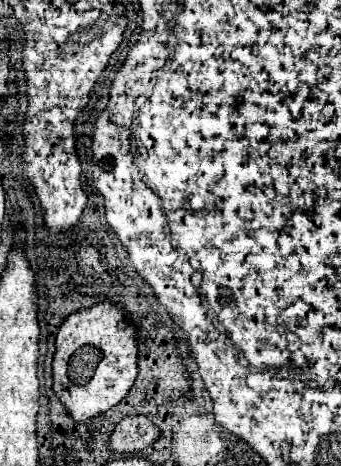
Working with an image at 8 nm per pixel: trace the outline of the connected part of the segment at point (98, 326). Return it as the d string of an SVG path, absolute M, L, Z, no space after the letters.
M103 302L71 314L59 328L53 356L53 392L73 422L85 422L121 402L137 376L135 328L121 328L121 308Z

